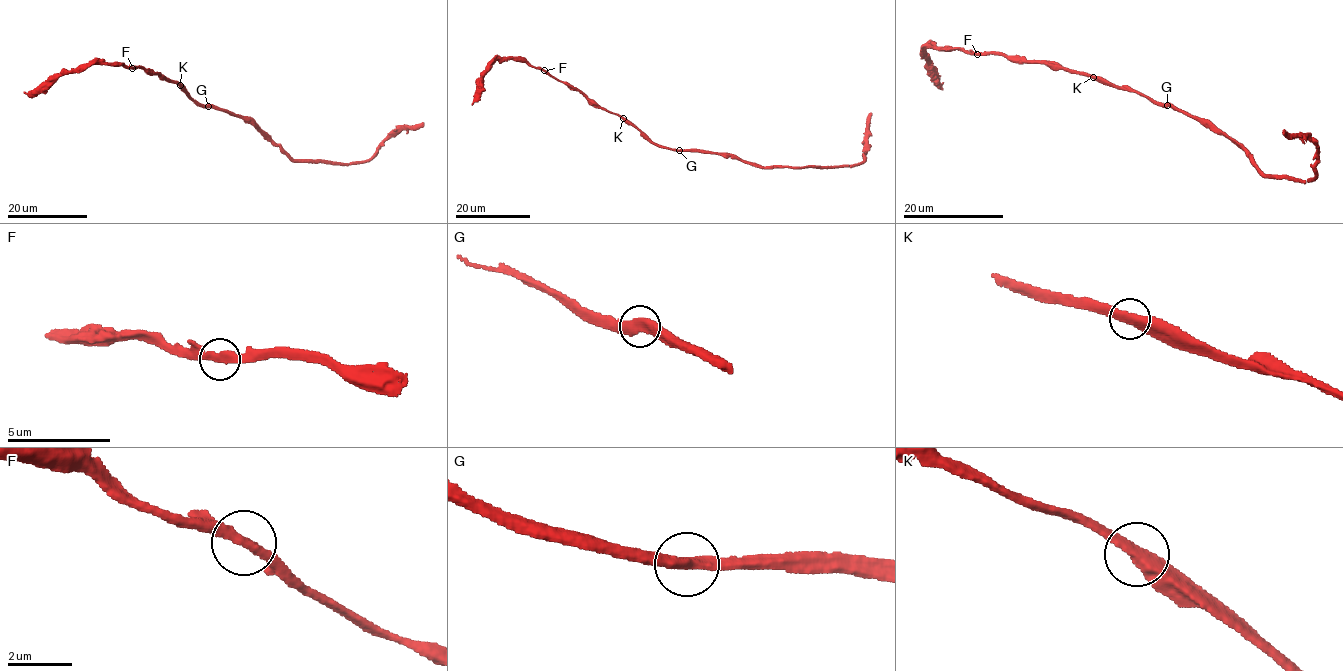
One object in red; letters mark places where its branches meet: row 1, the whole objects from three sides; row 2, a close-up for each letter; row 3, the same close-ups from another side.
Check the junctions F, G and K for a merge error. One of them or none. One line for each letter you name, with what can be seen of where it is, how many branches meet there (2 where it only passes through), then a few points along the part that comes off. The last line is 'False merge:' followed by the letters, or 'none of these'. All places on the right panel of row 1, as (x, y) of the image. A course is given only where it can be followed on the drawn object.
False merge: none of these

